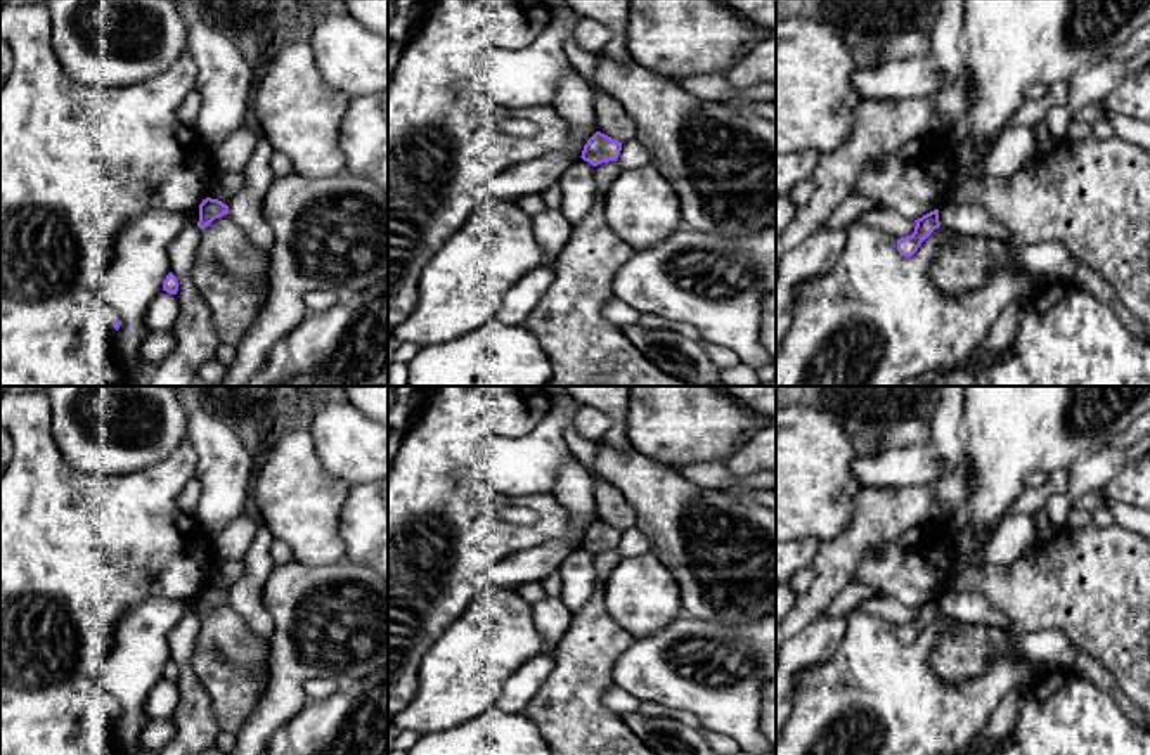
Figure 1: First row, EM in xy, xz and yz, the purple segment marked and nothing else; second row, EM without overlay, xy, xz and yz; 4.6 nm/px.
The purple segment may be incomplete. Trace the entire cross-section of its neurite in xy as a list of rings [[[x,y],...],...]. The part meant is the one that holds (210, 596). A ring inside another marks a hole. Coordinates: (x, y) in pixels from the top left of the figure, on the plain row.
[[[206,585],[203,587],[203,590],[199,592],[199,610],[197,615],[204,616],[206,613],[210,613],[215,606],[220,606],[223,603],[229,601],[229,594],[223,592],[218,587],[211,587]]]

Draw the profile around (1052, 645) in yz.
[[[946,589],[939,596],[940,615],[972,625],[987,625],[1003,632],[1008,641],[1030,663],[1051,661],[1060,670],[1076,668],[1081,649],[1060,629],[1017,634],[1006,616],[996,610],[980,592],[961,592]]]

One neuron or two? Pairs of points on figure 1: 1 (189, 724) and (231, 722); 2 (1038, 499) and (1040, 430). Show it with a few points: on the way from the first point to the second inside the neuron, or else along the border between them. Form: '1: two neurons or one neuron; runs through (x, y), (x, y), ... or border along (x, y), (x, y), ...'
1: two neurons; border along (203, 684), (210, 698), (212, 714), (222, 729)
2: two neurons; border along (1026, 489), (1007, 513)

